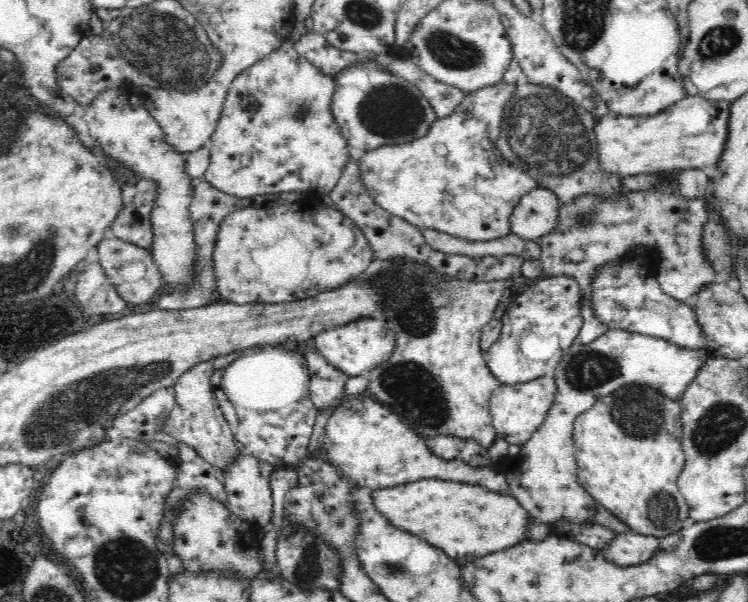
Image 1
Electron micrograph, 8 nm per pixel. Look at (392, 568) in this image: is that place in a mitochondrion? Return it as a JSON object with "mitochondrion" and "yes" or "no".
{"mitochondrion":"yes"}

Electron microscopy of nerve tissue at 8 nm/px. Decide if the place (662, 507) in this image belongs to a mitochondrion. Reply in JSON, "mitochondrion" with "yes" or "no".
{"mitochondrion":"yes"}

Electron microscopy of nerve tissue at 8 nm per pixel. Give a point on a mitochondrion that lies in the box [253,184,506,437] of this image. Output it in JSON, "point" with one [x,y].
{"point":[411,385]}

